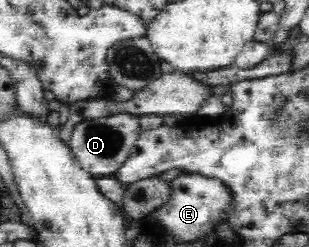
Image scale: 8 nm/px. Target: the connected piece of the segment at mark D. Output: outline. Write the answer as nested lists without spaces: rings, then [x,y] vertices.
[[[129,112],[84,119],[74,127],[69,147],[84,170],[95,177],[110,177],[126,162],[141,132],[139,115]]]

